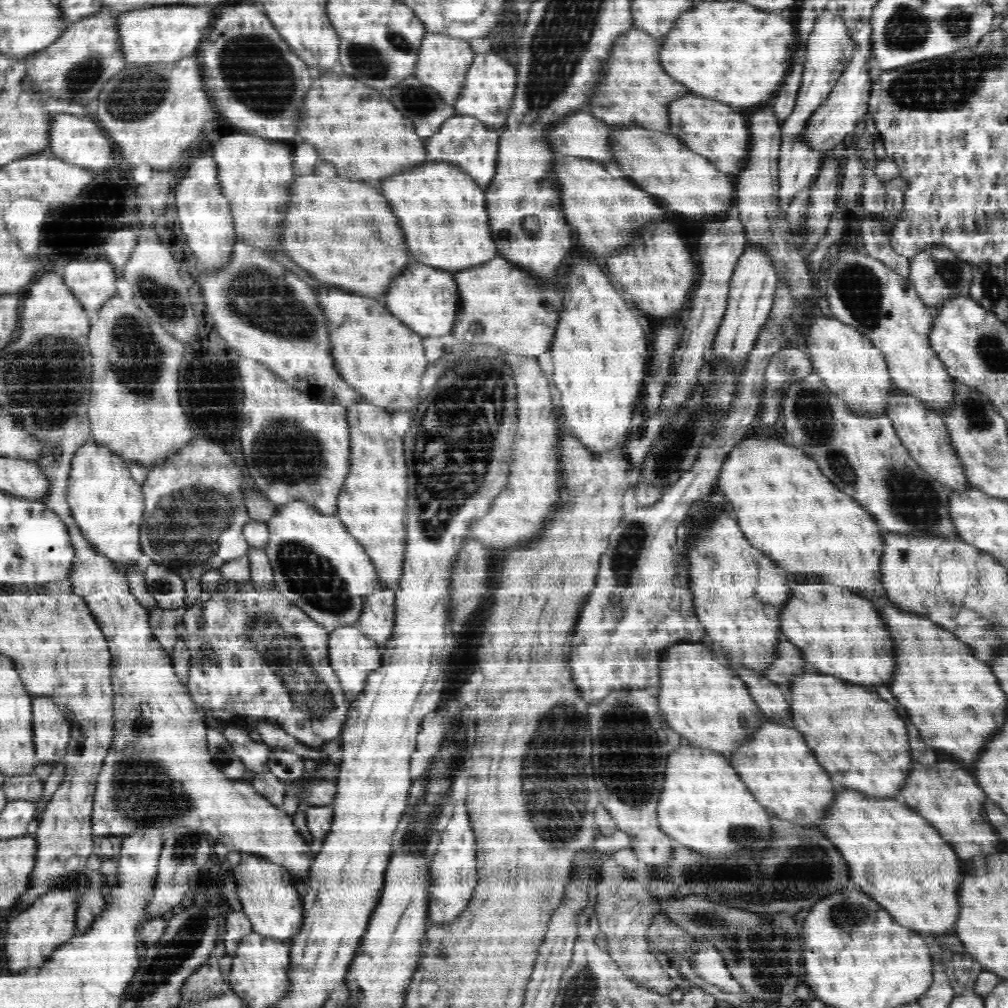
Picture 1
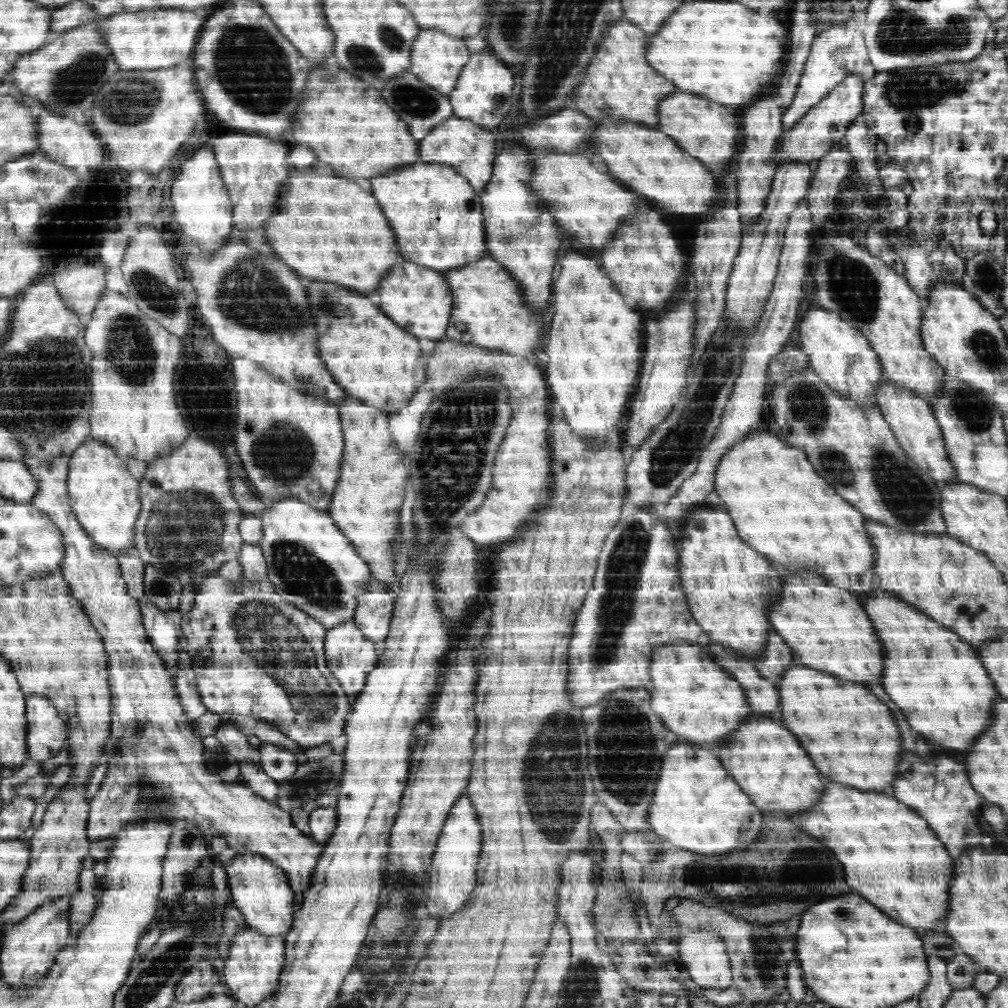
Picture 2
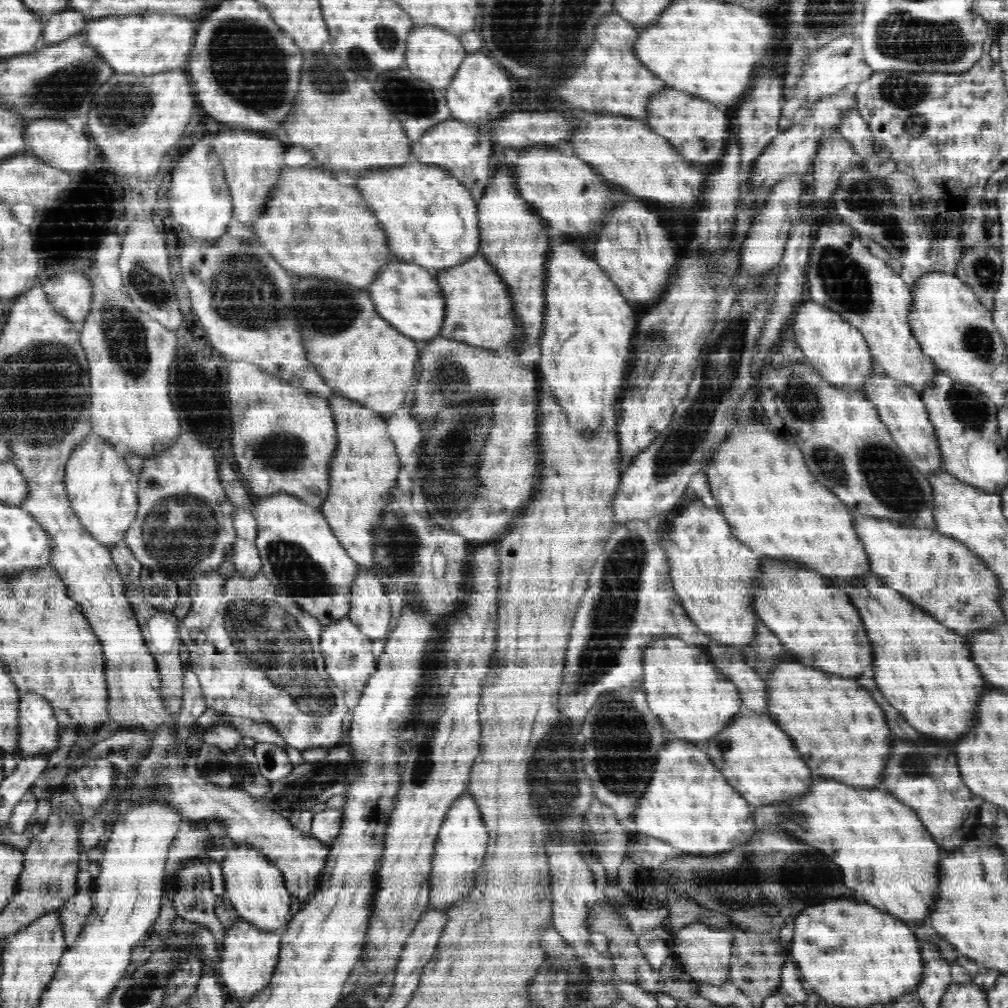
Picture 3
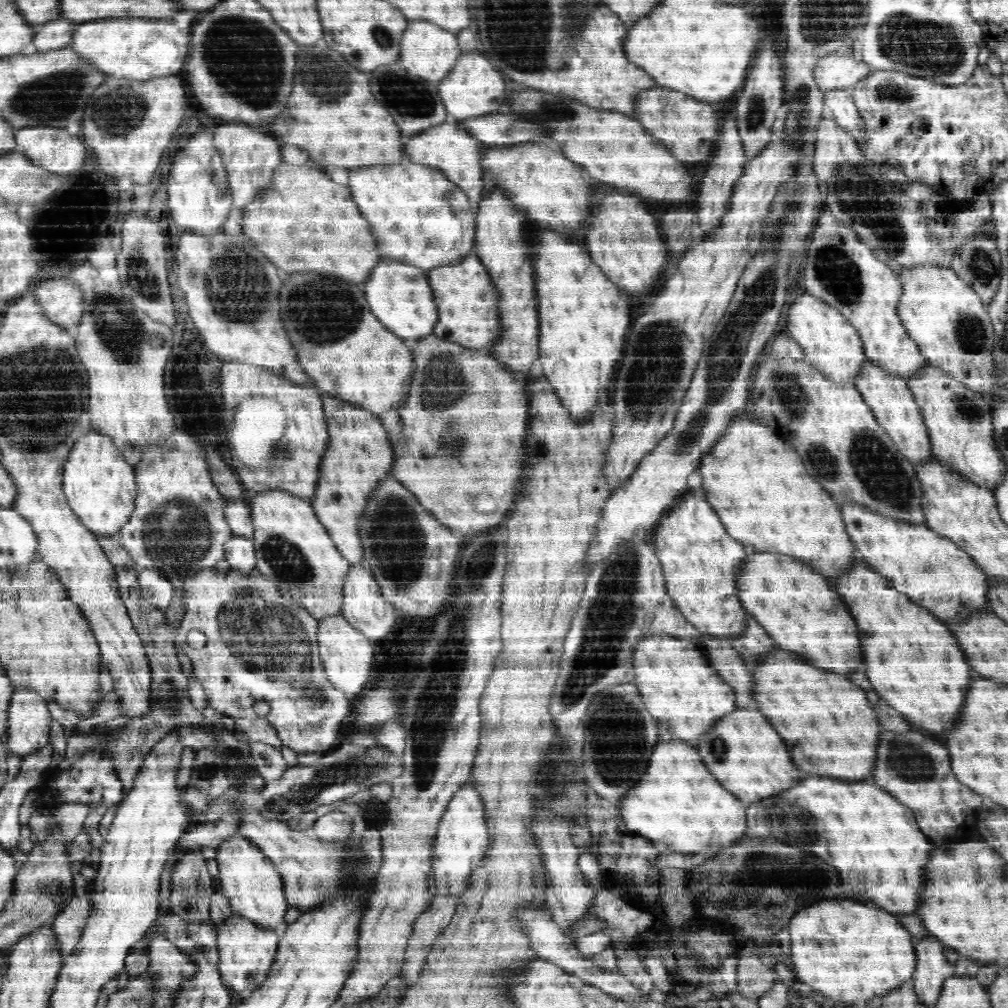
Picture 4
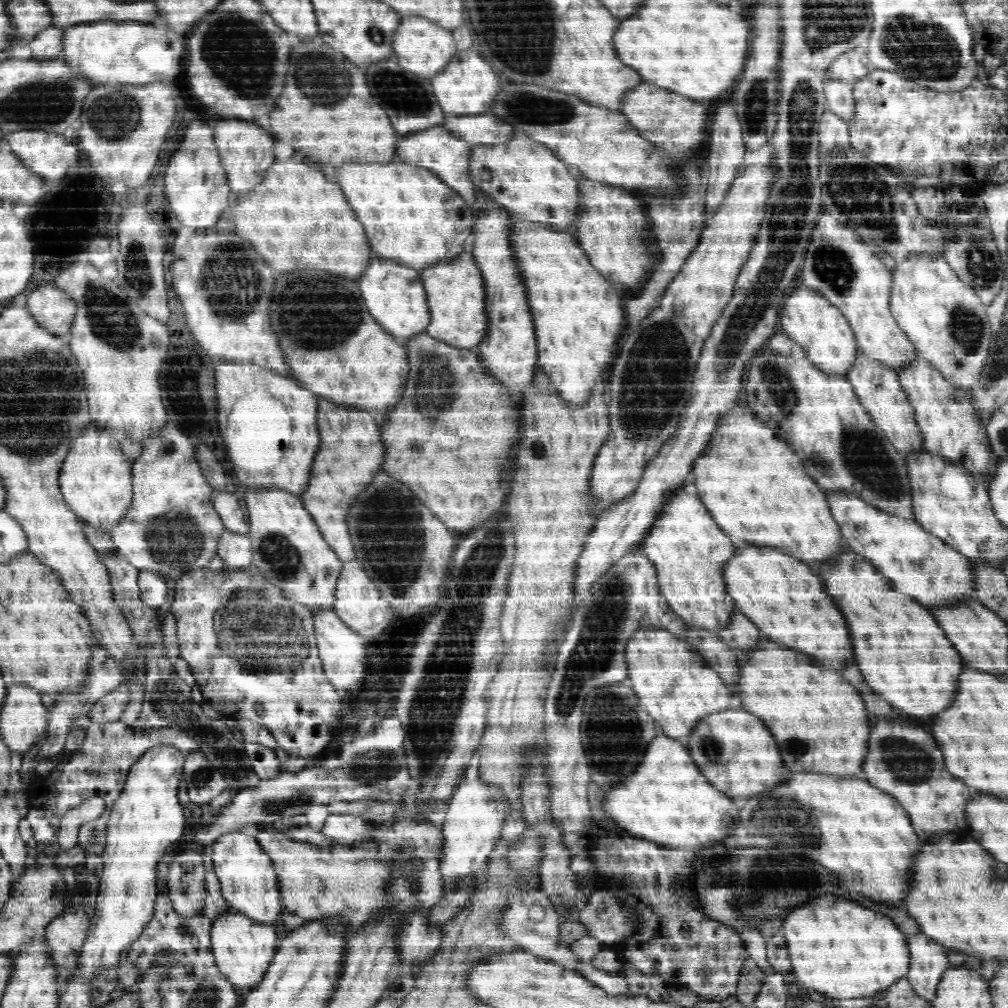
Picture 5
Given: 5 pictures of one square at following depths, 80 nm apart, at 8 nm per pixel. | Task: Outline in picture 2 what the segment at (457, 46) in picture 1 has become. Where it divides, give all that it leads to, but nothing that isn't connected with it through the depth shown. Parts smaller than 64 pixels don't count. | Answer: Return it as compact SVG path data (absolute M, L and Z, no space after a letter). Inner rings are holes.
M422 29L413 44L411 73L449 98L452 92L455 91L461 72L468 64L471 56L472 54L464 46L464 39L454 38L445 32L434 29Z

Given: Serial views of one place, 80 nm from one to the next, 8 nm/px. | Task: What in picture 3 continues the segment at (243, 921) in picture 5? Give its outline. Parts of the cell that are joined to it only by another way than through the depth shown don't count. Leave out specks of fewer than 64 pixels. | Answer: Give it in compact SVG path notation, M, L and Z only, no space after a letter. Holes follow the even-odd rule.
M238 921L225 936L225 947L219 958L221 978L228 986L228 994L234 992L239 1004L250 1003L272 982L280 962L282 935L262 932L246 921Z

